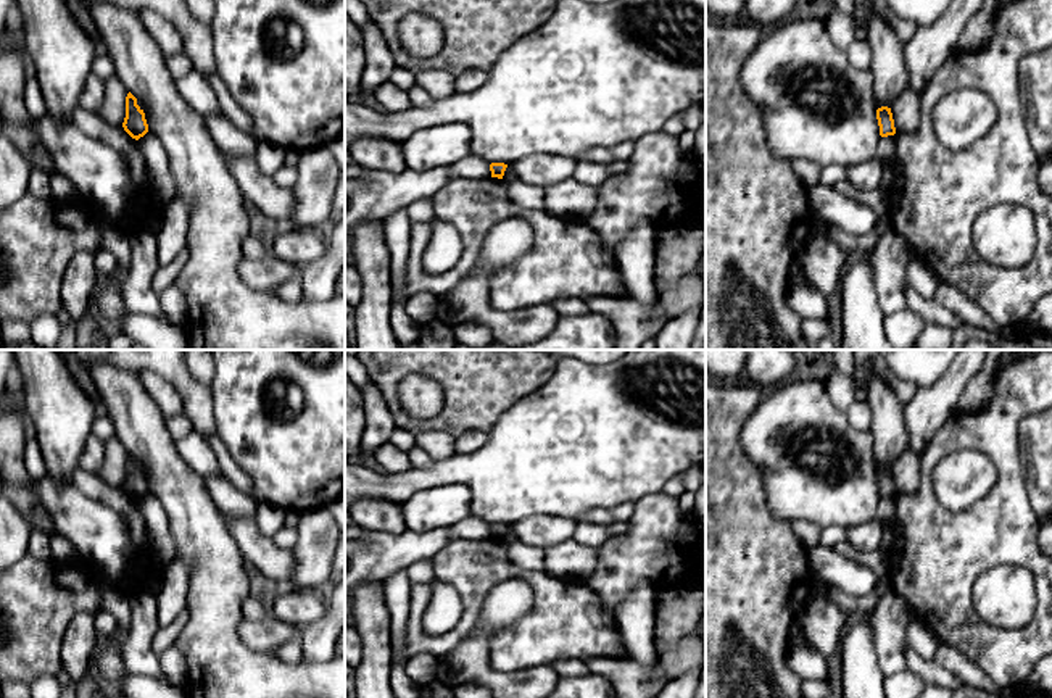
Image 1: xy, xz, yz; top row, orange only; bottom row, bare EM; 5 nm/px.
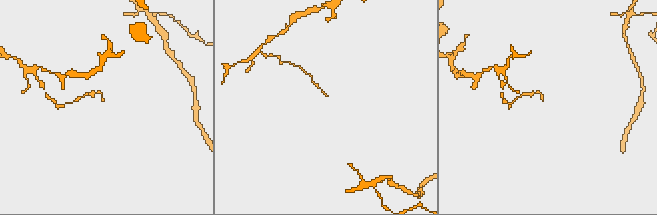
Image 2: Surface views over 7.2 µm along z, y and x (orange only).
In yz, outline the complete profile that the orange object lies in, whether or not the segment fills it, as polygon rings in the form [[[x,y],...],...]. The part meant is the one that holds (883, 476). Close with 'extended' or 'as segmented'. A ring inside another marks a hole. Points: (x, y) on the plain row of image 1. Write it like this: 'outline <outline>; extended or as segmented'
outline [[[888,467],[878,469],[876,471],[876,480],[878,480],[880,496],[881,498],[888,498],[888,496],[896,495],[891,469],[888,469]]]; as segmented

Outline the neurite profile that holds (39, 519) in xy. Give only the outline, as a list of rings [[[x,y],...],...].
[[[40,506],[32,508],[27,521],[31,522],[32,529],[37,529],[37,530],[47,534],[48,537],[56,534],[56,529],[50,522],[48,514]]]

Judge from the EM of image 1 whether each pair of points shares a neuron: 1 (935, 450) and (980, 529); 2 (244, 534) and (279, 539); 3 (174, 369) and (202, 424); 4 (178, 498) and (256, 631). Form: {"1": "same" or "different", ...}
{"1": "same", "2": "different", "3": "same", "4": "different"}

